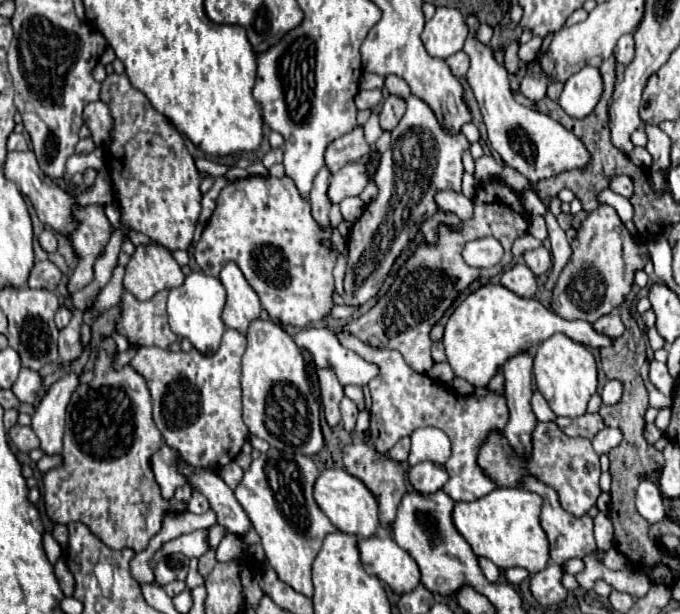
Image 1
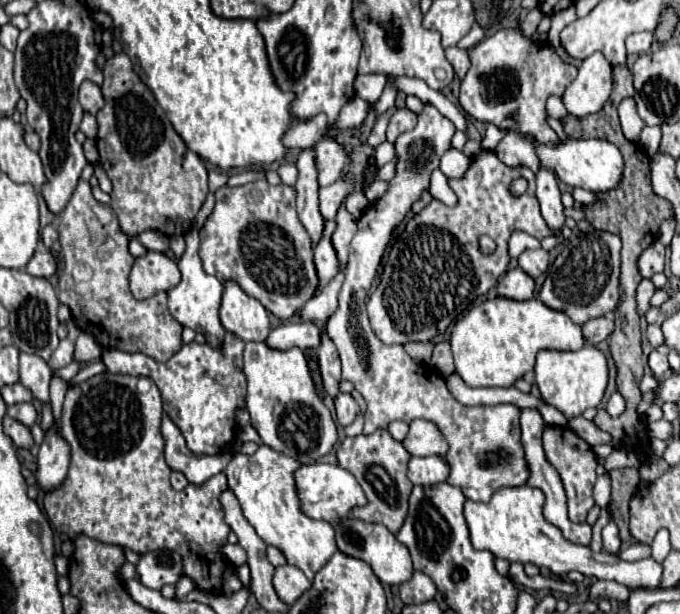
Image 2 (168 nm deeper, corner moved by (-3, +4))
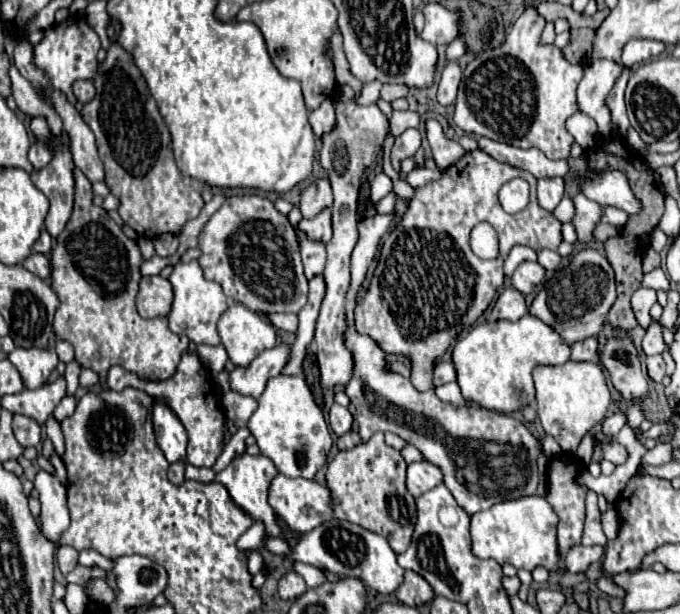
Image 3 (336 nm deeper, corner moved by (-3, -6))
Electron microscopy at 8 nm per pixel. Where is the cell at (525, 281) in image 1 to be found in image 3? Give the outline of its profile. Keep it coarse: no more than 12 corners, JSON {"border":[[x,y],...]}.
{"border":[[514,288],[498,296],[490,322],[522,318],[528,308]]}

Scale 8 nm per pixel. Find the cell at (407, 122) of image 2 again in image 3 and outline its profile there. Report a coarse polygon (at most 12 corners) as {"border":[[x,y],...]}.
{"border":[[406,130],[394,140],[392,166],[400,170],[404,158],[420,148],[420,132]]}

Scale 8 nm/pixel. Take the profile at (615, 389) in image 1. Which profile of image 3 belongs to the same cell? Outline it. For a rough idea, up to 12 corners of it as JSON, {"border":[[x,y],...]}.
{"border":[[622,412],[602,422],[602,432],[614,438],[624,424]]}

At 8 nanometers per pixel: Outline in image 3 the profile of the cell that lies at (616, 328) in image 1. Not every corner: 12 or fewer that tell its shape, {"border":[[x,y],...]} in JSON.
{"border":[[598,340],[572,344],[570,360],[590,362],[598,354]]}

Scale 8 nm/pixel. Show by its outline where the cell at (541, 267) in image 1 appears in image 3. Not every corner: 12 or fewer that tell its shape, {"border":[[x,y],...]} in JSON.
{"border":[[524,262],[512,274],[512,286],[526,296],[542,282],[544,268]]}

